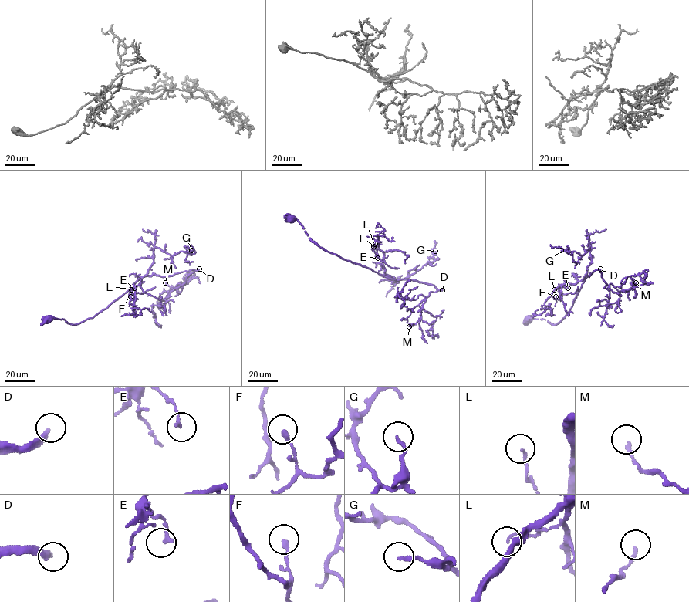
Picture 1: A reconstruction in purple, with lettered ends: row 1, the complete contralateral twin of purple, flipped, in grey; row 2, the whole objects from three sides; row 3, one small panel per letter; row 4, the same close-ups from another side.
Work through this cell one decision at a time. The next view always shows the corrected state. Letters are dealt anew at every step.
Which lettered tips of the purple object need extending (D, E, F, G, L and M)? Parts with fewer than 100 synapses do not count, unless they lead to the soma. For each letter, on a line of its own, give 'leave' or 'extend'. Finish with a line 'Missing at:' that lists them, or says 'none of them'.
D: extend
E: leave
F: leave
G: leave
L: leave
M: leave
Missing at: D

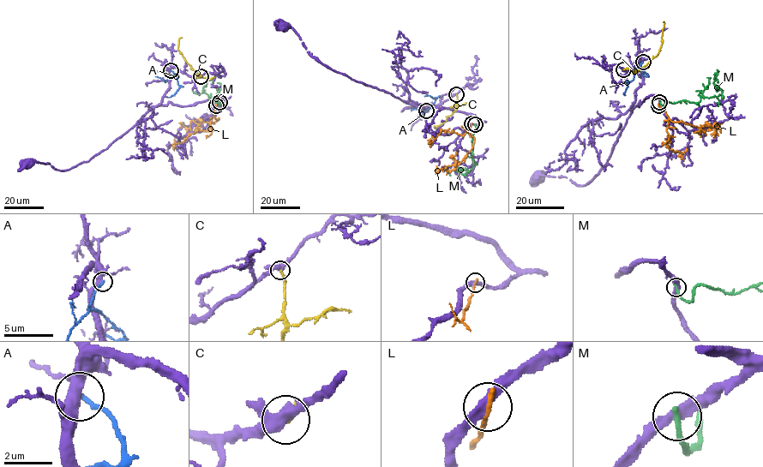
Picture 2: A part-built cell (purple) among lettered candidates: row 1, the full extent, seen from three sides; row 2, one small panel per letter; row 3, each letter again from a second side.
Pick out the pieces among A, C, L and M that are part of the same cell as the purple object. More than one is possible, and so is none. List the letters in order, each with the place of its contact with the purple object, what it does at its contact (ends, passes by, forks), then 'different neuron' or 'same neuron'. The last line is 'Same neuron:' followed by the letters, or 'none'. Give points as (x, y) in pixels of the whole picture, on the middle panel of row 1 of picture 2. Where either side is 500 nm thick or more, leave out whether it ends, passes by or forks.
A: contact (426, 110); it ends; different neuron
C: contact (456, 94); it ends; different neuron
L: contact (471, 123); it ends; different neuron
M: contact (475, 124); it ends; different neuron
Same neuron: none

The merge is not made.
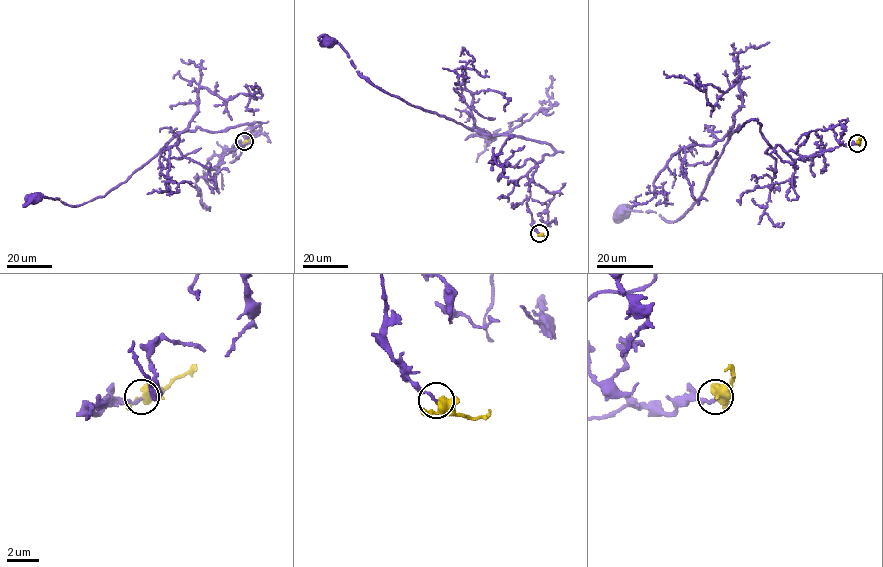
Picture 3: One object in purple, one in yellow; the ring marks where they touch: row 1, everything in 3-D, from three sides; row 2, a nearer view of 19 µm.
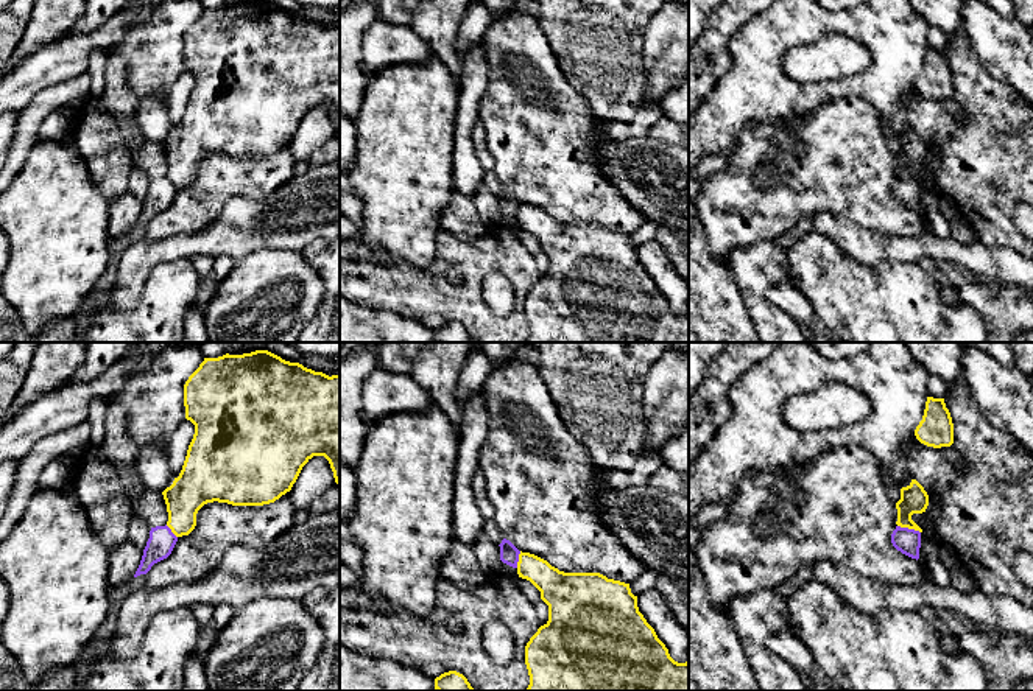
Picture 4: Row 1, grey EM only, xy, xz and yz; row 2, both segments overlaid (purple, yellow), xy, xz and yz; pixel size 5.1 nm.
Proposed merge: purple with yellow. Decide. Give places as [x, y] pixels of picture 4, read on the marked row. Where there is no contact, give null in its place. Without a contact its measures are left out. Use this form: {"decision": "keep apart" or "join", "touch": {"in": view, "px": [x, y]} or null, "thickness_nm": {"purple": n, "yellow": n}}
{"decision": "keep apart", "touch": {"in": "yz", "px": [907, 528]}, "thickness_nm": {"purple": 130, "yellow": 140}}

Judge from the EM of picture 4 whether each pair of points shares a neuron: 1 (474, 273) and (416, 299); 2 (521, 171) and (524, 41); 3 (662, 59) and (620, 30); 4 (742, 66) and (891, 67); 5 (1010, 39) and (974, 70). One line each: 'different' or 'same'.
1: same
2: same
3: different
4: same
5: different

